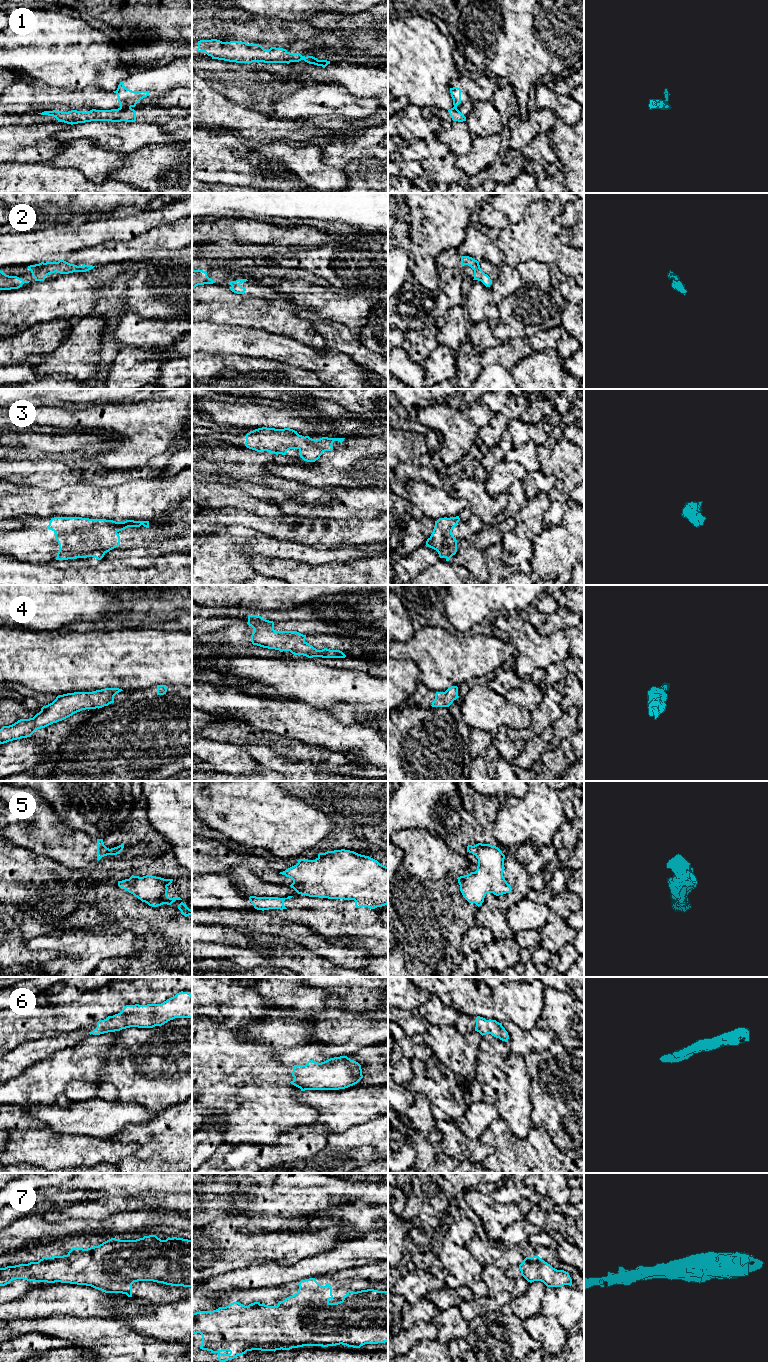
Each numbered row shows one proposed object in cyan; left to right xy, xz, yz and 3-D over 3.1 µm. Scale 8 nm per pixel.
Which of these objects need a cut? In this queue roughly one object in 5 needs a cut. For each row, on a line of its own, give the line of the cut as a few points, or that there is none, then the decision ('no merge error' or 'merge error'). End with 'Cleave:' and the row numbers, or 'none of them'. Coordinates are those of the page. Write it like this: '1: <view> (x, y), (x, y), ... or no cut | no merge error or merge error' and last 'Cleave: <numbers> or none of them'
1: xy (120, 107), (130, 108) | merge error
2: no cut | no merge error
3: no cut | no merge error
4: no cut | no merge error
5: no cut | no merge error
6: no cut | no merge error
7: no cut | no merge error
Cleave: 1

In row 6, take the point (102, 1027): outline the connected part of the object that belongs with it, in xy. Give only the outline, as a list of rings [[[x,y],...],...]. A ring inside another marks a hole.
[[[181,991],[161,1004],[126,1005],[120,1013],[108,1016],[104,1020],[99,1020],[97,1027],[89,1034],[100,1035],[130,1027],[153,1028],[162,1026],[175,1018],[192,1018],[192,995],[190,993]]]

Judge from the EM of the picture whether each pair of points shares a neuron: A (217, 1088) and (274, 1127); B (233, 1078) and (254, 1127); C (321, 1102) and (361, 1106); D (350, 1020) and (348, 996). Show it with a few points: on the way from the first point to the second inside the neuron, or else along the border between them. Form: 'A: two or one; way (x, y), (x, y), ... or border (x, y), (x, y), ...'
A: one; way (232, 1088), (238, 1088), (262, 1112)
B: one; way (248, 1083), (254, 1089), (254, 1112)
C: one; way (331, 1103), (339, 1106), (351, 1106)
D: two; border (340, 1008), (356, 1012)

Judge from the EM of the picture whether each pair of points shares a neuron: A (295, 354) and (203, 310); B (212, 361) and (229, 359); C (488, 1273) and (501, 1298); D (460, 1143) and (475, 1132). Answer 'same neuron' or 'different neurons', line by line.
A: different neurons
B: same neuron
C: different neurons
D: different neurons

